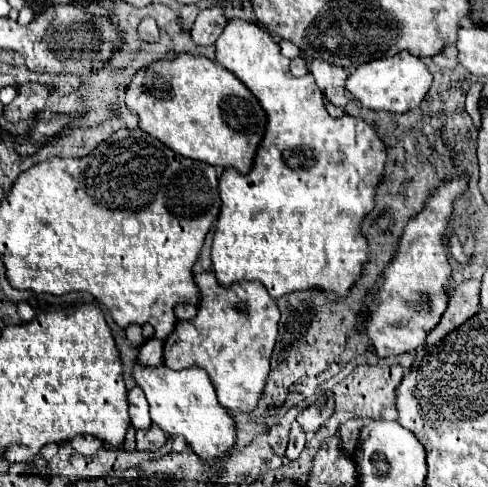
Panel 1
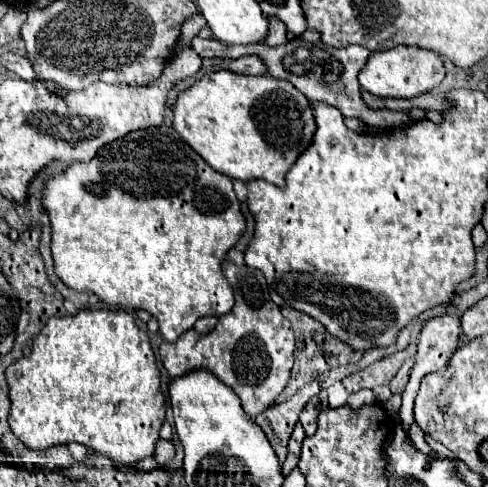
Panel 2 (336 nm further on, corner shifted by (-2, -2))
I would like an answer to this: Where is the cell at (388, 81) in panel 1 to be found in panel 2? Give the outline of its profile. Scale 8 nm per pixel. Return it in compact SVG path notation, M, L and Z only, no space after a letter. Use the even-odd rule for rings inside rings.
M396 46L384 52L372 52L366 66L360 70L358 82L364 90L374 96L392 96L392 98L414 98L436 88L446 76L442 58L424 48L416 46Z

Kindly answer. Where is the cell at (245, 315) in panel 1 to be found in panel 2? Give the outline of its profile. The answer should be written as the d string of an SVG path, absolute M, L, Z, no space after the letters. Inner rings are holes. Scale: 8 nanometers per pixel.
M226 260L222 268L234 288L234 308L218 318L218 324L210 334L202 336L188 330L180 336L180 340L164 342L160 346L160 356L172 378L198 368L210 370L216 378L220 378L220 382L236 392L244 412L254 418L264 412L288 384L294 354L294 332L290 322L280 314L280 306L270 300L268 284L260 270L236 266L230 260ZM244 336L246 344L238 344Z

